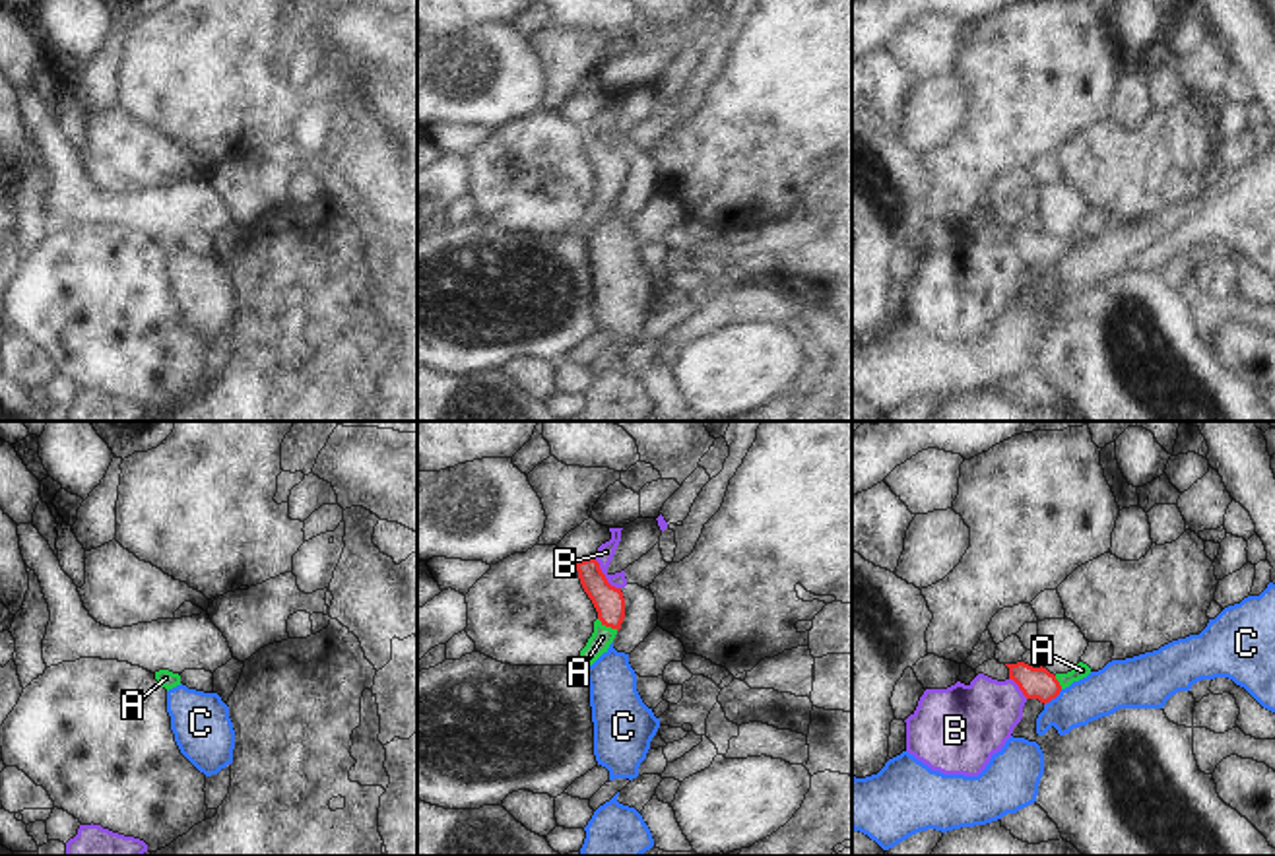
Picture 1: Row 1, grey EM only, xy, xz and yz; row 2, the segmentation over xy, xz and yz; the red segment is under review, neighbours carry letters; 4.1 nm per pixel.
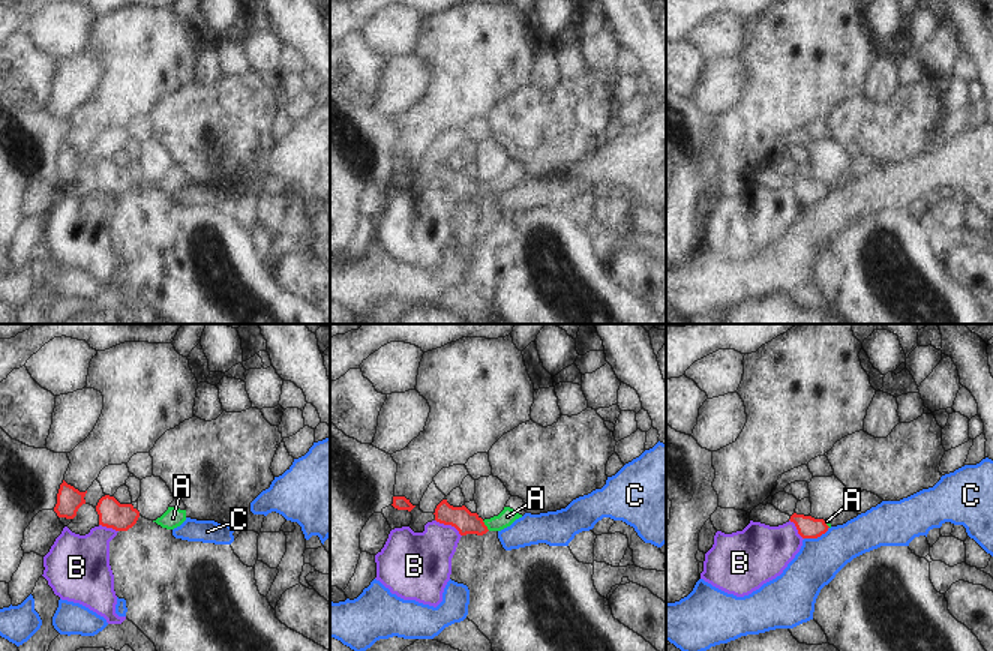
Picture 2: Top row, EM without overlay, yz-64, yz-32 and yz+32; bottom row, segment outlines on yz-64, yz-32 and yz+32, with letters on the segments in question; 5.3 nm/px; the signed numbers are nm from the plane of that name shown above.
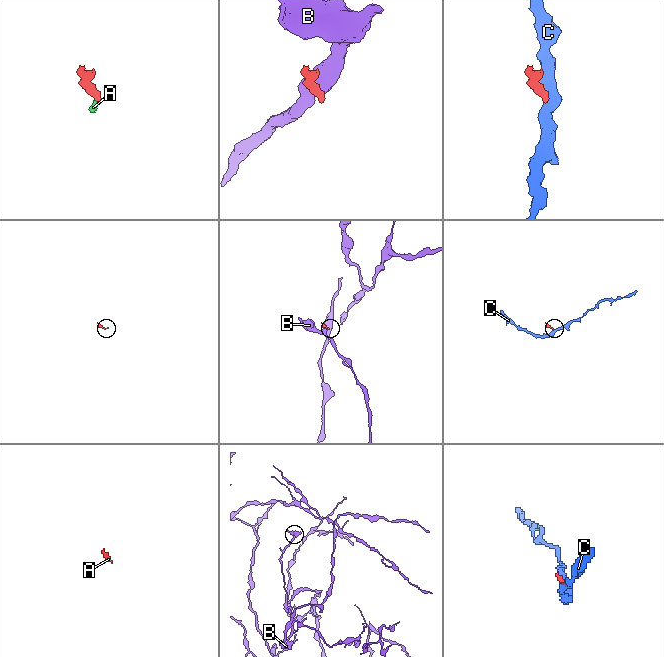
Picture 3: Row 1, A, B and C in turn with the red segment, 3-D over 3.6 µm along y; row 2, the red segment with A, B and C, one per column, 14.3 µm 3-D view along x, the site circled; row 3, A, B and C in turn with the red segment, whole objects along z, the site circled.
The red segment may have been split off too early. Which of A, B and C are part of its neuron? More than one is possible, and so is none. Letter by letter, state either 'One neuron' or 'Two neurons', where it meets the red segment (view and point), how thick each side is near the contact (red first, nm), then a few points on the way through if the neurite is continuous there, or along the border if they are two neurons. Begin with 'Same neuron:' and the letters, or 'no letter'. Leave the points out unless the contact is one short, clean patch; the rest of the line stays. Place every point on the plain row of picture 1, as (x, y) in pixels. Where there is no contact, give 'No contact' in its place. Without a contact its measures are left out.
Same neuron: A
A: One neuron. Touches red at xz (608, 191). Thickness 130 nm (red) against 90 nm. Path across: xz (608, 165), (608, 191), (602, 202)
B: Two neurons. Touches red at xz (604, 140). Thickness 130 nm (red) against 70 nm. Boundary: xz (594, 123), (604, 142), (620, 154)
C: Two neurons. Touches red at yz (1052, 263). Thickness 130 nm (red) against 190 nm. Boundary: yz (1062, 255), (1045, 270)

